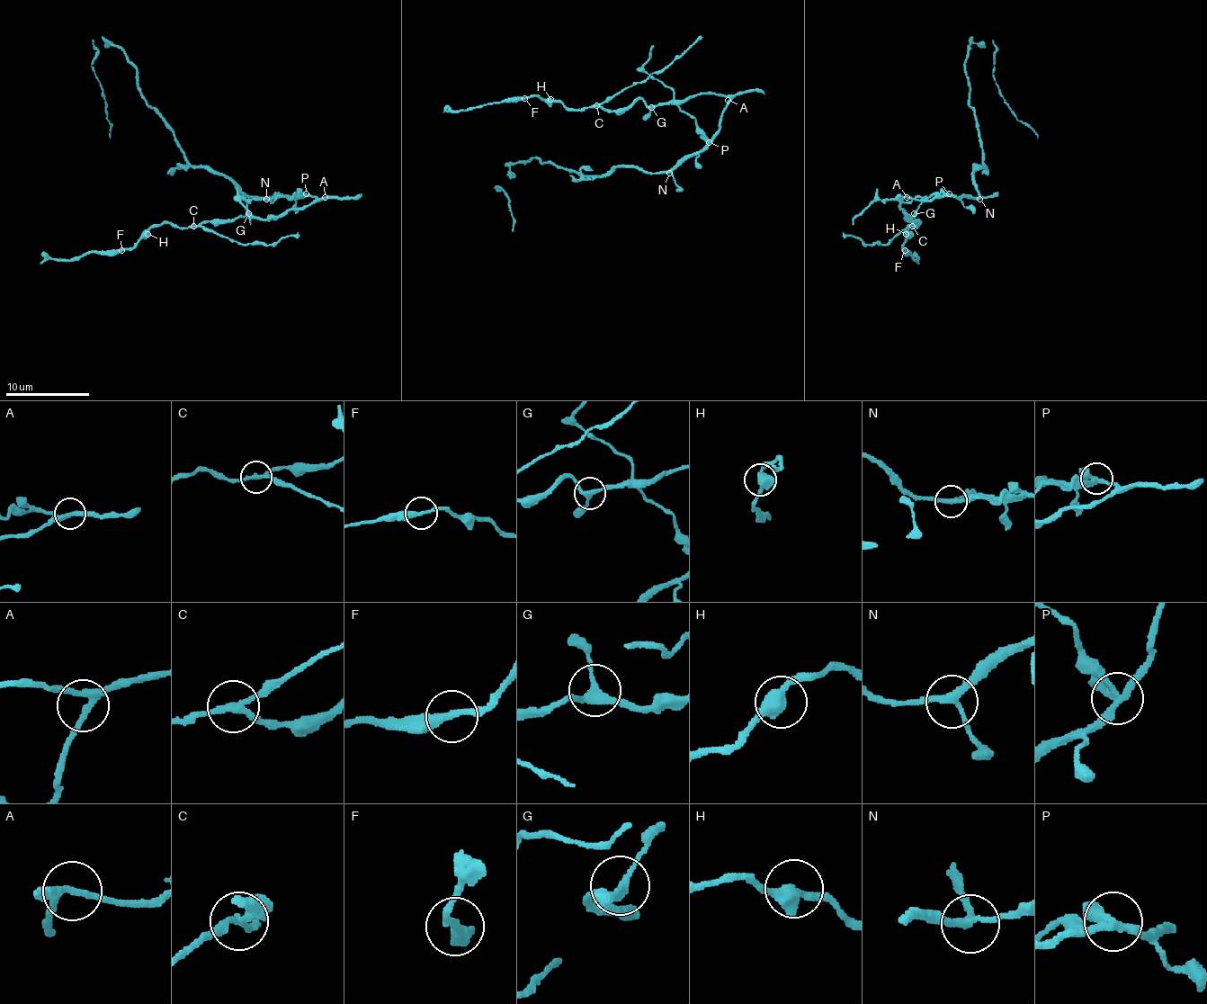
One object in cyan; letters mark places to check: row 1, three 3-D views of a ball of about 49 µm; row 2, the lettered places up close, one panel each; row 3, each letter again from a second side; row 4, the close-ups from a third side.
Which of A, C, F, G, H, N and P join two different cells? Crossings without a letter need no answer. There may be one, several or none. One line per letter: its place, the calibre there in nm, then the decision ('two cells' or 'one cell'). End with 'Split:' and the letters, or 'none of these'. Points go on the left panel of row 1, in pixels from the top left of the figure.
A: at (325, 197); 220 nm thick; one cell
C: at (193, 226); 200 nm thick; two cells
F: at (121, 250); 300 nm thick; one cell
G: at (248, 213); 260 nm thick; one cell
H: at (147, 234); 480 nm thick; one cell
N: at (266, 199); 240 nm thick; one cell
P: at (306, 193); 280 nm thick; two cells
Split: C, P

